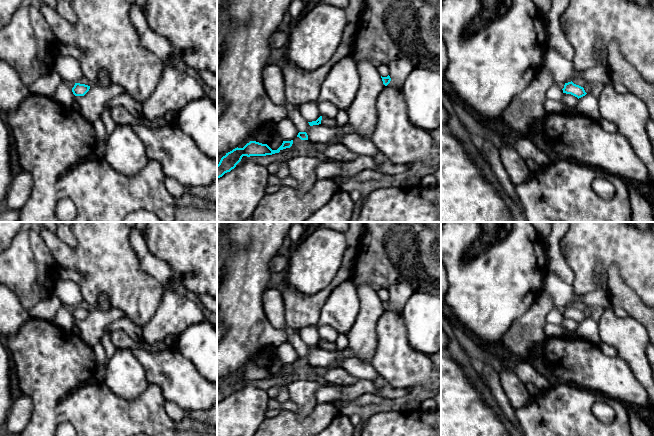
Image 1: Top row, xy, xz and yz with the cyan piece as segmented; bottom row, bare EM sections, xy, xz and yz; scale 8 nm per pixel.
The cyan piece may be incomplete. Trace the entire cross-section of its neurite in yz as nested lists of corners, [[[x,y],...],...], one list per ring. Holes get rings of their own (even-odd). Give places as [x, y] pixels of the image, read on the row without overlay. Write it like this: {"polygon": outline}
{"polygon": [[[572,305],[565,307],[564,312],[562,314],[563,314],[563,317],[571,318],[577,321],[578,323],[587,318],[583,311],[574,308]]]}

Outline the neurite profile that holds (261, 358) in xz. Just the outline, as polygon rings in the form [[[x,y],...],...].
[[[260,349],[258,352],[253,354],[249,360],[241,366],[237,371],[243,372],[250,365],[256,365],[262,368],[267,368],[272,356],[263,349]]]

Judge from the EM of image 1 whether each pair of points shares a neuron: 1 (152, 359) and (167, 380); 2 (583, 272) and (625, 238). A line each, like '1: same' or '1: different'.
1: same
2: same

